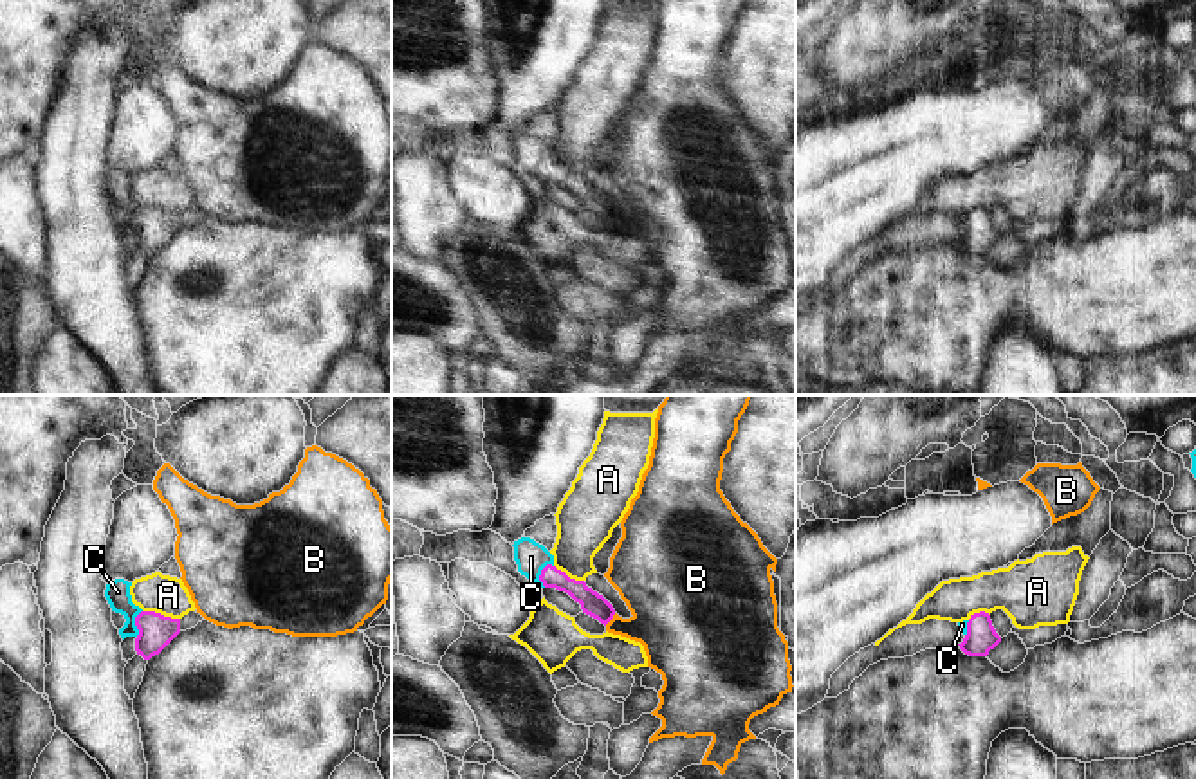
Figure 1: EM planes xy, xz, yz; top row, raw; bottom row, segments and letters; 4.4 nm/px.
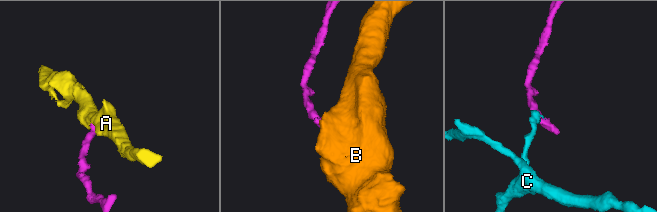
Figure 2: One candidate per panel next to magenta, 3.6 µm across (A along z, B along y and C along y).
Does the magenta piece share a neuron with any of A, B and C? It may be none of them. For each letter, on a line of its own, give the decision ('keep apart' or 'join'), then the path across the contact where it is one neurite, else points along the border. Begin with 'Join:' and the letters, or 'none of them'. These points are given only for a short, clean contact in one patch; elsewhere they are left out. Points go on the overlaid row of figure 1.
Join: C
A: keep apart; border along xy (143, 610), (179, 619)
B: keep apart; border along xz (616, 614), (605, 624)
C: join; runs through xz (590, 601), (572, 586), (542, 574), (531, 558)

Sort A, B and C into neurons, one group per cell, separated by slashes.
A / B / C

